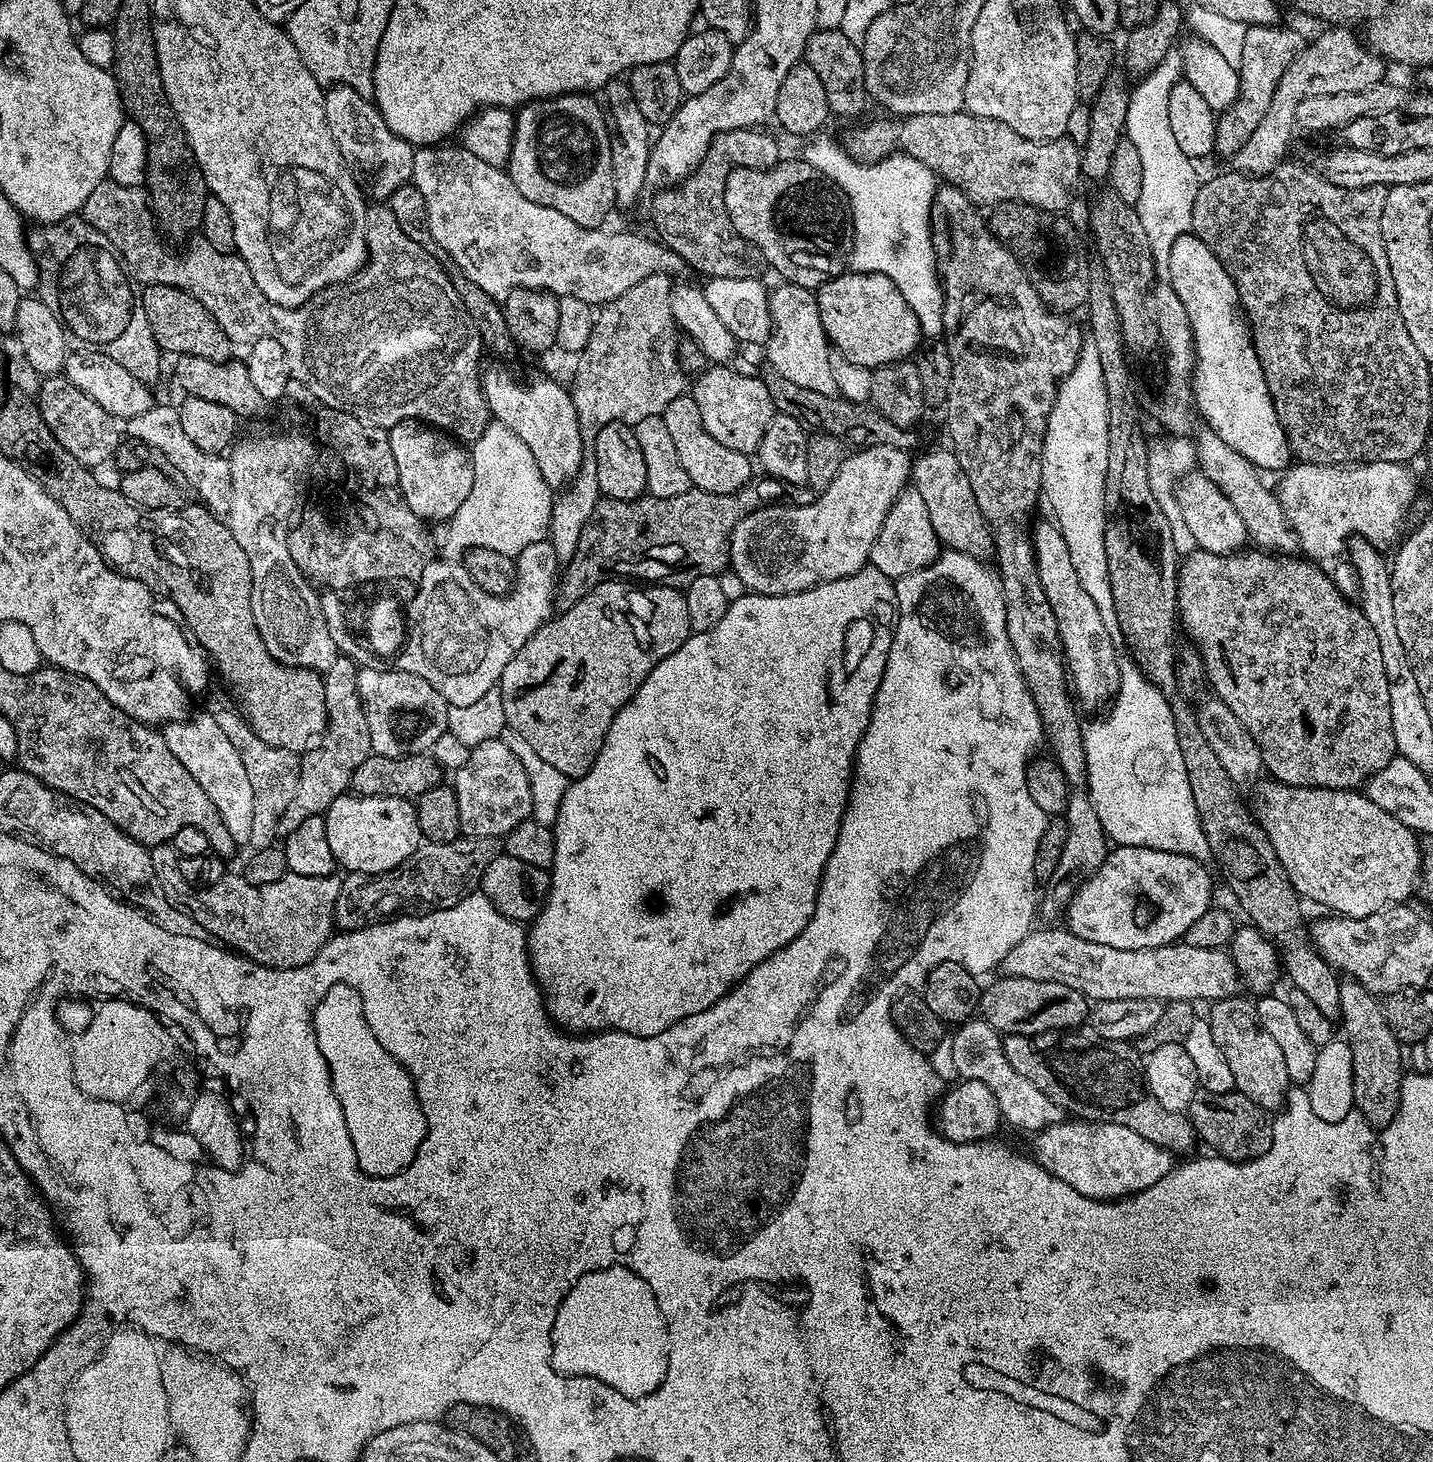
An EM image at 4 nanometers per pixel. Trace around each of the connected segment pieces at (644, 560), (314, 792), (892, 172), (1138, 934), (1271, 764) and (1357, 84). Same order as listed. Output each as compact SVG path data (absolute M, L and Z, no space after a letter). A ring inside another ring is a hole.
M753 479L730 494L710 494L689 487L686 494L676 492L674 498L654 498L651 494L638 500L601 498L586 526L582 526L574 558L563 565L556 585L555 611L570 610L594 586L607 580L627 578L632 582L684 586L699 576L720 576L723 568L725 571L729 567L728 540L743 516L765 504L783 500L788 504L808 504L814 498L812 489L805 485L784 485L781 480L763 479Z
M339 654L334 661L334 666L322 672L324 677L324 701L328 711L328 727L324 729L324 735L320 737L318 743L300 756L298 790L294 790L294 799L290 802L290 806L286 806L286 814L282 814L282 818L276 827L276 831L281 837L289 836L294 830L298 830L298 826L302 826L302 822L306 822L306 818L323 816L327 812L330 802L334 802L334 798L343 796L349 791L354 770L358 770L358 766L362 766L362 762L366 762L366 758L373 755L370 734L366 726L366 718L364 717L364 710L360 702L360 691L356 681L357 671L358 665L355 661L348 656Z
M823 136L809 139L805 143L808 145L802 152L802 159L818 169L848 197L848 204L852 208L852 229L856 231L856 236L852 239L852 256L848 259L848 268L854 272L886 274L886 278L890 278L890 282L898 286L910 310L914 310L921 333L928 338L943 337L944 293L938 279L936 250L932 242L932 200L936 197L937 177L922 162L903 154L893 154L885 160L875 162L854 162L839 139L831 140L830 137Z
M1138 846L1113 847L1102 862L1102 866L1098 866L1096 873L1076 891L1074 898L1068 904L1066 927L1069 932L1078 934L1078 938L1086 938L1086 942L1102 942L1102 946L1115 946L1117 950L1146 950L1177 943L1186 934L1186 930L1190 930L1190 926L1194 926L1194 922L1198 922L1198 918L1202 918L1202 914L1206 914L1206 910L1213 907L1212 876L1204 867L1201 861L1186 854L1174 854L1166 850L1150 850Z
M1199 550L1193 551L1191 556L1183 557L1182 563L1179 565L1179 599L1178 599L1178 620L1188 631L1188 636L1191 643L1194 645L1197 652L1200 653L1200 658L1204 662L1204 674L1207 683L1212 683L1215 699L1226 702L1226 706L1230 706L1230 710L1234 710L1234 714L1238 714L1238 722L1242 722L1242 726L1246 726L1246 730L1250 730L1250 734L1254 738L1254 742L1258 742L1260 753L1264 759L1264 766L1269 776L1273 781L1289 784L1290 786L1298 786L1299 788L1347 788L1356 790L1361 787L1374 774L1378 774L1382 769L1389 764L1390 761L1397 759L1398 753L1396 743L1394 742L1394 726L1390 726L1390 686L1386 678L1386 666L1382 662L1382 646L1378 644L1378 634L1374 632L1374 626L1370 626L1370 622L1366 622L1363 612L1349 597L1336 588L1333 577L1323 572L1319 563L1313 562L1307 558L1297 558L1292 554L1284 554L1277 558L1275 555L1269 554L1263 550L1241 551L1239 554L1229 554L1219 556L1213 552L1202 552Z
M1332 26L1324 31L1328 32L1322 33L1313 44L1311 41L1301 48L1294 62L1286 66L1286 74L1282 74L1274 90L1274 98L1270 98L1270 110L1266 110L1266 118L1262 118L1258 130L1250 134L1246 146L1242 146L1238 154L1230 157L1231 167L1235 171L1246 176L1264 176L1285 163L1287 156L1284 155L1292 144L1292 135L1297 135L1298 132L1296 107L1298 102L1302 102L1302 98L1318 94L1350 94L1358 90L1370 90L1370 86L1385 79L1385 61L1373 52L1367 43L1361 42L1351 27Z

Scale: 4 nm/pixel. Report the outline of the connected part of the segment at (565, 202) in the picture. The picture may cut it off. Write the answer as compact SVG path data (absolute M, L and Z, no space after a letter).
M565 92L549 100L531 100L515 117L516 133L506 165L514 186L530 202L566 214L578 226L600 228L616 204L610 134L601 101L592 94Z

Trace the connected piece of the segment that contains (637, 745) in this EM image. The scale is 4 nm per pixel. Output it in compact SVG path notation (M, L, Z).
M865 566L862 570L858 570L846 578L838 578L834 582L819 584L794 594L782 594L781 596L743 595L738 597L737 600L735 597L729 603L726 614L718 620L718 626L714 626L710 630L693 632L686 642L682 642L682 646L678 646L678 650L674 650L674 654L662 658L658 662L658 666L654 666L654 670L650 670L646 682L642 682L642 686L638 686L638 690L630 698L630 702L626 702L626 706L622 706L622 710L618 710L614 722L610 722L610 730L606 734L604 745L594 762L594 766L590 766L586 775L575 777L569 783L566 794L562 798L562 806L558 810L558 818L555 824L551 825L554 834L554 862L550 869L552 881L550 882L546 902L540 907L540 912L535 920L531 921L530 927L527 929L528 960L532 964L532 972L536 975L536 982L546 997L549 1016L561 1029L567 1030L569 1033L595 1034L597 1032L619 1030L631 1036L662 1034L662 1030L674 1026L682 1018L690 1018L690 1014L702 1014L702 1010L714 1006L714 1002L718 1002L730 989L735 988L746 974L750 974L750 970L754 970L754 966L758 966L766 958L770 958L770 954L782 950L782 946L794 942L794 938L798 938L798 934L802 934L802 930L806 930L806 926L814 914L814 906L820 889L820 879L824 873L826 862L834 850L834 842L838 838L840 823L848 805L848 791L852 789L852 773L856 766L856 751L862 742L862 734L866 734L866 726L870 722L870 714L876 701L878 686L882 682L882 674L886 670L886 658L890 650L892 634L896 630L896 617L898 615L896 610L896 586L893 577L882 574L882 570L877 568Z

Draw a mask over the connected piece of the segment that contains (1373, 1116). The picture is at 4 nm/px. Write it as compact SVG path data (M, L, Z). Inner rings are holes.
M1344 978L1340 981L1340 1014L1339 1023L1344 1023L1343 1039L1348 1041L1350 1054L1354 1062L1354 1108L1367 1118L1369 1124L1373 1126L1387 1126L1396 1117L1396 1111L1400 1105L1400 1060L1396 1056L1384 1056L1388 1052L1388 1044L1384 1040L1379 1040L1376 1036L1389 1035L1386 1026L1386 1018L1382 1011L1382 1004L1373 993L1366 990L1357 980Z

